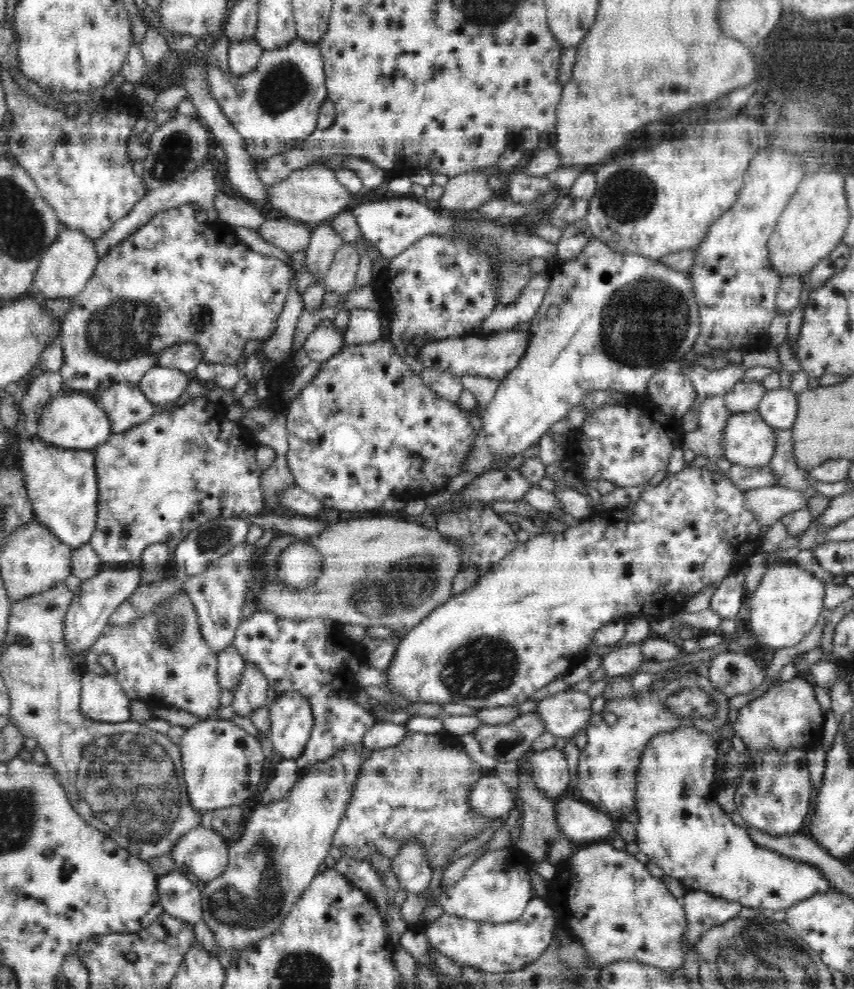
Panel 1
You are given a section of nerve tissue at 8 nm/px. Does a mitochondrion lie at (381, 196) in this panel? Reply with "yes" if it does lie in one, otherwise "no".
no

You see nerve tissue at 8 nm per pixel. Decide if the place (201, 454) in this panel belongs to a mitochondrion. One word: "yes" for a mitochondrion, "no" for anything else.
no

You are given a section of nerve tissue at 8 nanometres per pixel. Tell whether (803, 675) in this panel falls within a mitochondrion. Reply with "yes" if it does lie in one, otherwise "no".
no

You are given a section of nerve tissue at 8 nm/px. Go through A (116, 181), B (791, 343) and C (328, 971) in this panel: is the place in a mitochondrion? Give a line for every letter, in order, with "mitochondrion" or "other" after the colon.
A: other
B: other
C: mitochondrion

